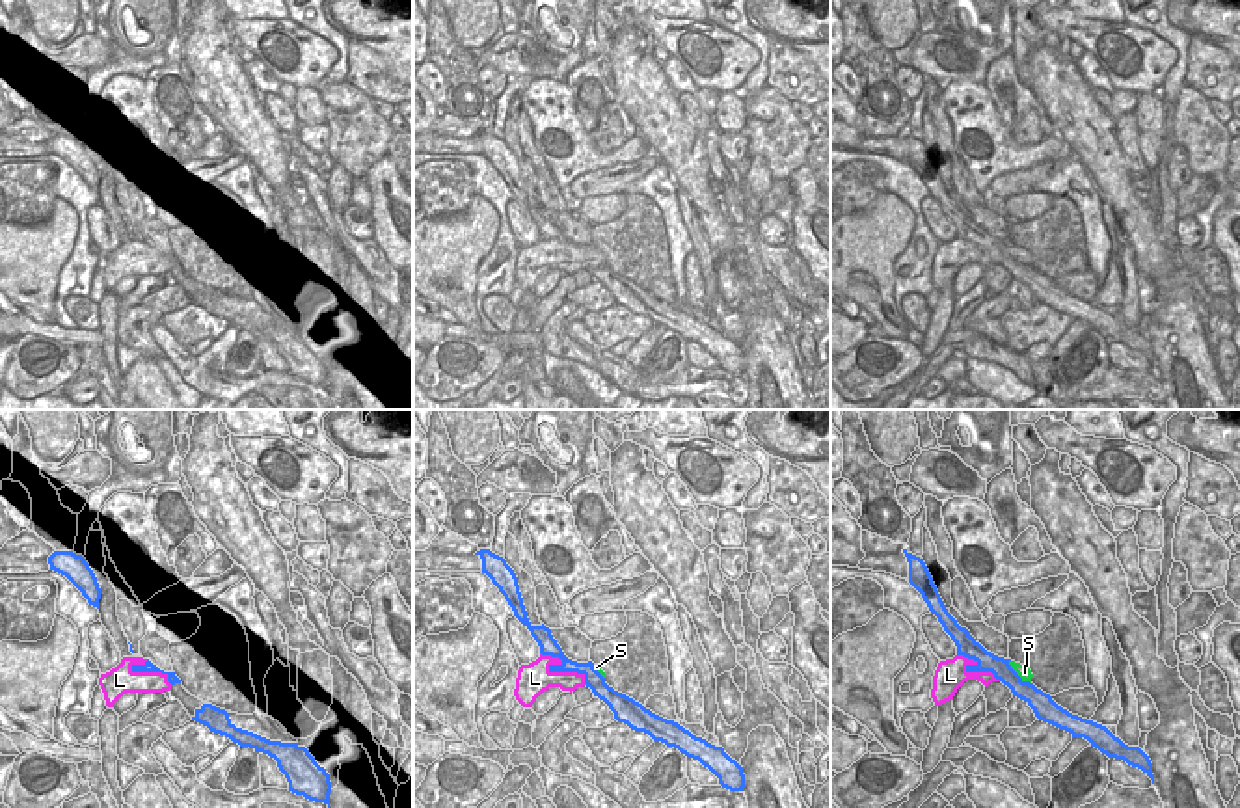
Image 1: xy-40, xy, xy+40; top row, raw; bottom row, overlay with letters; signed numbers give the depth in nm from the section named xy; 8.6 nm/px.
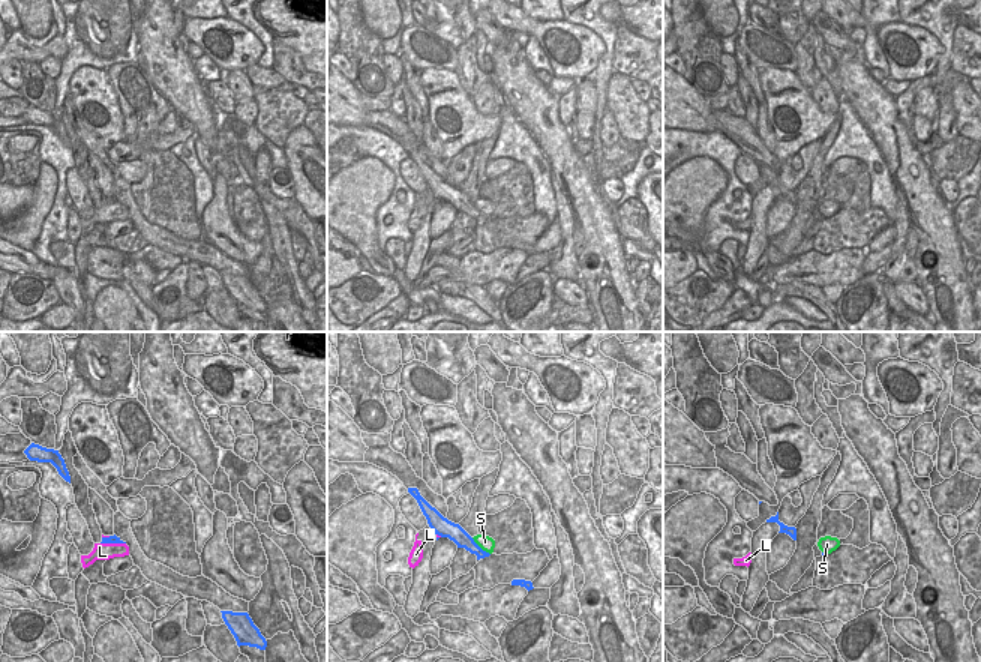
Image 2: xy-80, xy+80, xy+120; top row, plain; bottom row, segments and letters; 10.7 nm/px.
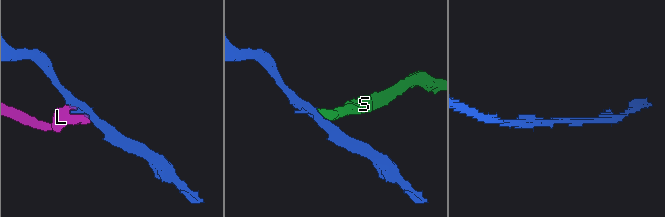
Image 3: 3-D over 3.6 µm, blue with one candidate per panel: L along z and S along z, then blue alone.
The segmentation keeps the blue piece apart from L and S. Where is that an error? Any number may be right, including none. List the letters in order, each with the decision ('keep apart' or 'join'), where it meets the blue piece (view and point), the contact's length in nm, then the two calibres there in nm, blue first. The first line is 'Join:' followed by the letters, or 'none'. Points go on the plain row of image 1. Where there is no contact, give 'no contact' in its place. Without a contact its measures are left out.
Join: none
L: keep apart; meets blue in xy at (553, 254); contact 500 nm long; 160 nm thick on the blue side, 280 nm on the other
S: keep apart; meets blue in xy+40 at (1015, 255); contact 280 nm long; 170 nm thick on the blue side, 120 nm on the other

